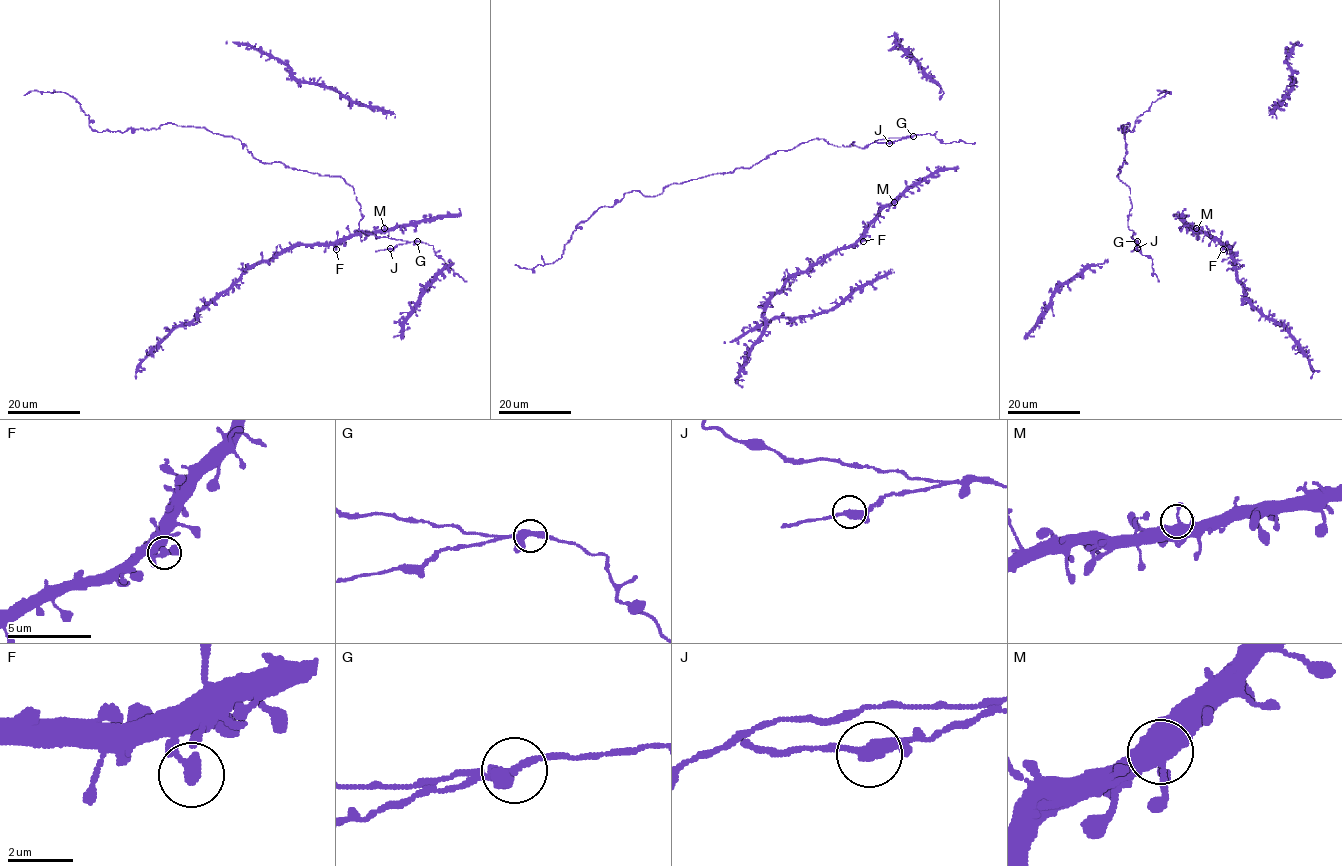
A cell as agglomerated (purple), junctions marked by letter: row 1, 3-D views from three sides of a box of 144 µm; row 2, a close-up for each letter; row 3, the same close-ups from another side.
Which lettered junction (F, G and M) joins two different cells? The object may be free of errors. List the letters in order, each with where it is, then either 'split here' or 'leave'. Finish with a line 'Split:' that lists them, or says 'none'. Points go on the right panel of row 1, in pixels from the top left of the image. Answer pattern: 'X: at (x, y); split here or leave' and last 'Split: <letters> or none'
F: at (1223, 249); leave
G: at (1137, 241); split here
M: at (1196, 228); leave
Split: G

